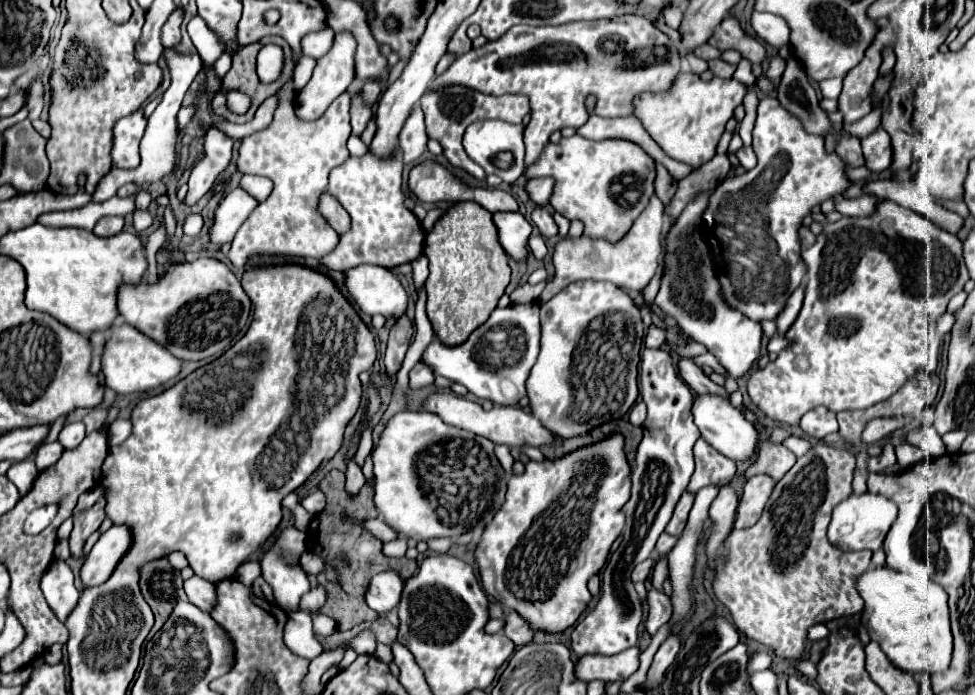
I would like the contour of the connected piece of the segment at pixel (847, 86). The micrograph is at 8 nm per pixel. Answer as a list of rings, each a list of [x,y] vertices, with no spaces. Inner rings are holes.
[[[885,27],[877,33],[875,41],[867,49],[863,63],[849,71],[843,79],[843,91],[839,97],[839,111],[843,113],[843,123],[855,123],[871,111],[871,89],[879,75],[879,65],[883,61],[883,49],[893,45],[893,27]]]

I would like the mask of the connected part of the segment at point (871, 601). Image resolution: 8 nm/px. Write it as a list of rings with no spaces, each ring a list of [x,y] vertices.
[[[924,563],[924,574],[919,579],[883,565],[871,567],[855,579],[855,589],[865,601],[861,623],[865,625],[869,637],[879,643],[895,667],[917,675],[923,675],[925,671],[945,671],[951,661],[953,647],[947,593],[930,579],[930,573],[933,569],[927,563]]]

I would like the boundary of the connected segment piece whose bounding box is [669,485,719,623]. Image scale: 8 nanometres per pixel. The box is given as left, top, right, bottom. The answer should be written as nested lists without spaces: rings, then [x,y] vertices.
[[[713,485],[697,491],[695,505],[689,513],[689,523],[683,535],[679,537],[677,545],[669,553],[669,569],[671,569],[671,581],[673,581],[673,621],[675,623],[683,621],[693,607],[691,577],[693,577],[693,565],[695,565],[695,547],[699,541],[703,521],[709,517],[707,509],[717,493],[719,489]]]

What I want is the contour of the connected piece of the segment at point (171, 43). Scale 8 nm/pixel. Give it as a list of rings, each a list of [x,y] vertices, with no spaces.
[[[181,7],[175,9],[169,15],[165,27],[161,29],[161,41],[163,41],[165,47],[175,47],[181,41],[181,21],[183,21],[183,17],[185,17],[185,11]]]

